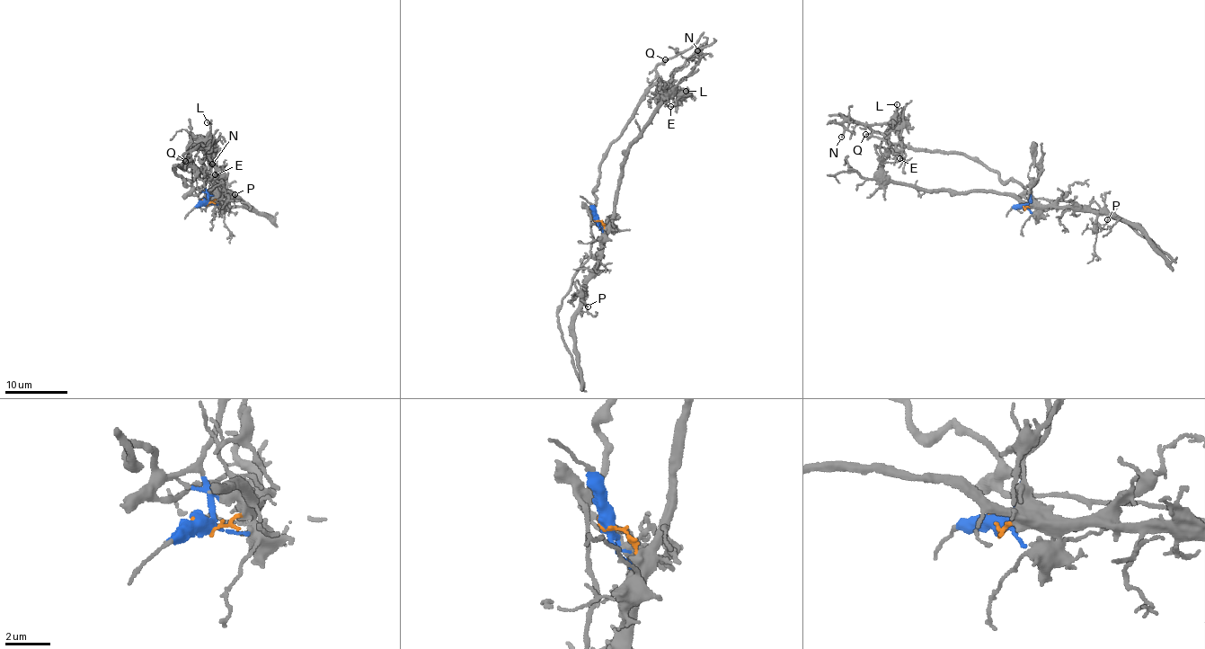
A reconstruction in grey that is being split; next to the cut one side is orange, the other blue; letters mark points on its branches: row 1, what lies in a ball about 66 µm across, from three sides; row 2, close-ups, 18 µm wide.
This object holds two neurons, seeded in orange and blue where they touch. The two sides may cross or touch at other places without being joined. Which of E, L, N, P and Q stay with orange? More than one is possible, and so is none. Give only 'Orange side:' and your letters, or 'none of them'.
Orange side: P

